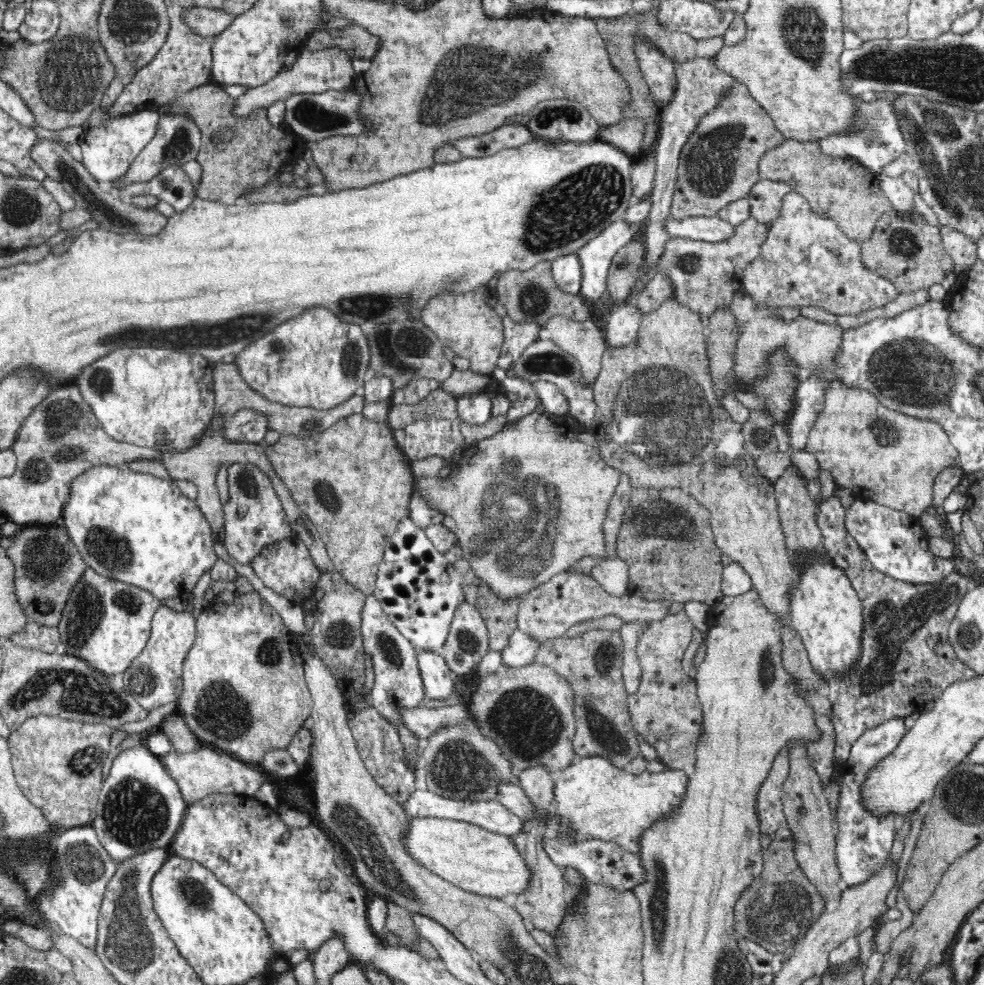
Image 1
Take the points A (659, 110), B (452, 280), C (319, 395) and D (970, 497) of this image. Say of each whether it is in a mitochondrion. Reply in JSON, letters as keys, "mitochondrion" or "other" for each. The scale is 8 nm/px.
{"A":"other","B":"mitochondrion","C":"other","D":"other"}

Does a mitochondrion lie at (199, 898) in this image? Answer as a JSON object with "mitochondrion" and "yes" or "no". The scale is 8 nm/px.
{"mitochondrion":"yes"}

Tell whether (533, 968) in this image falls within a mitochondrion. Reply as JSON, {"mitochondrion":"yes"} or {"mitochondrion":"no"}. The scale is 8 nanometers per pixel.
{"mitochondrion":"yes"}

